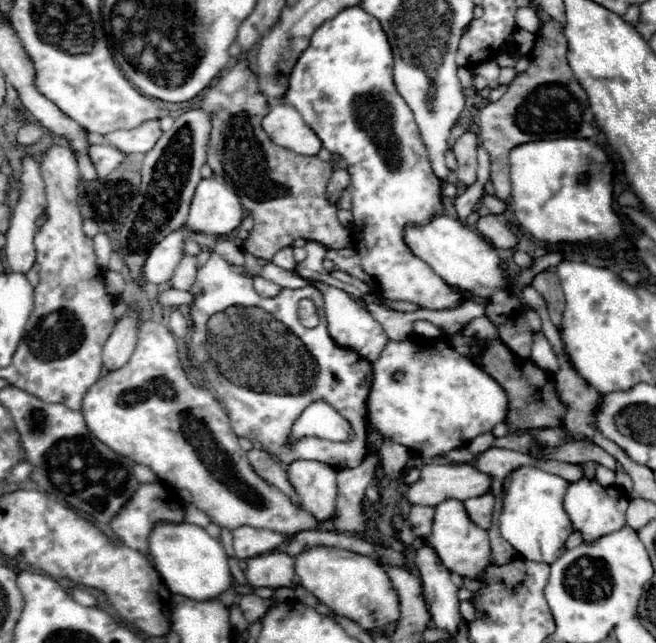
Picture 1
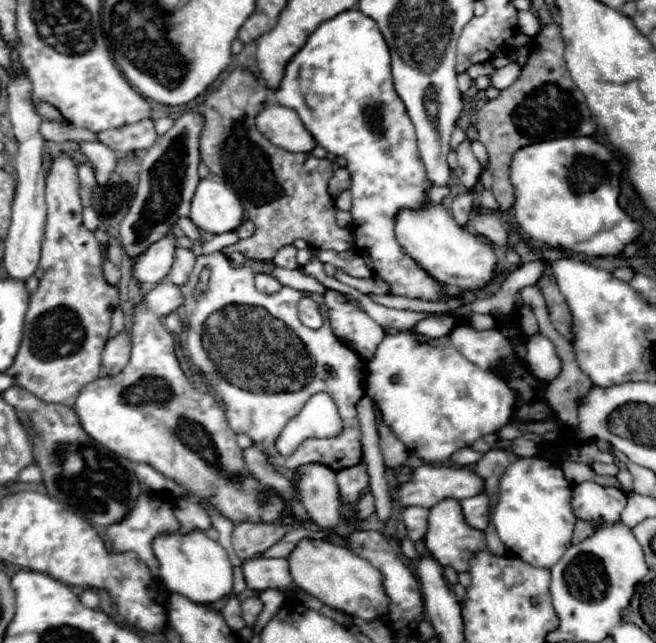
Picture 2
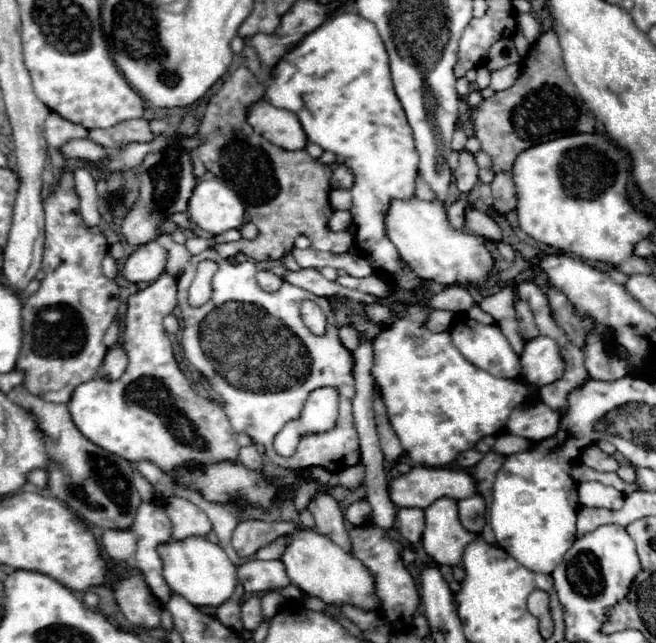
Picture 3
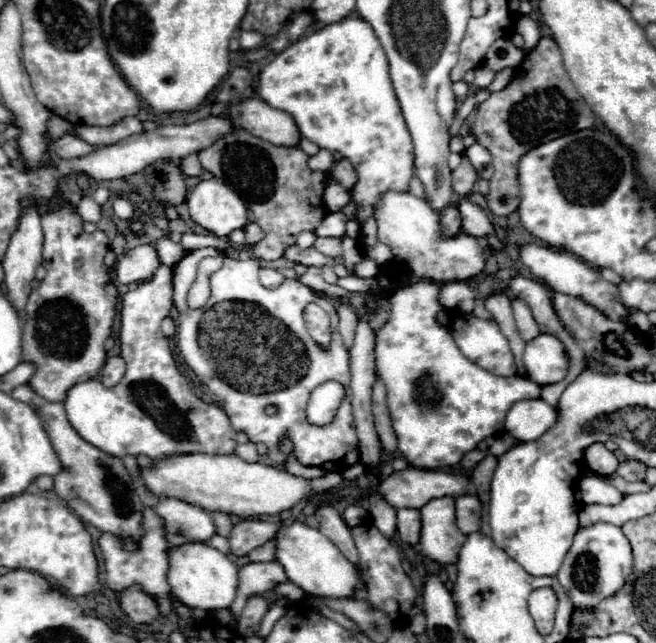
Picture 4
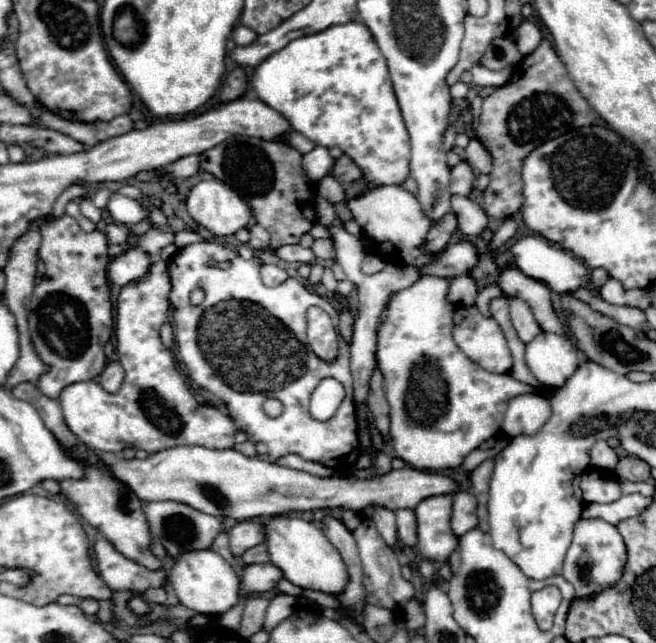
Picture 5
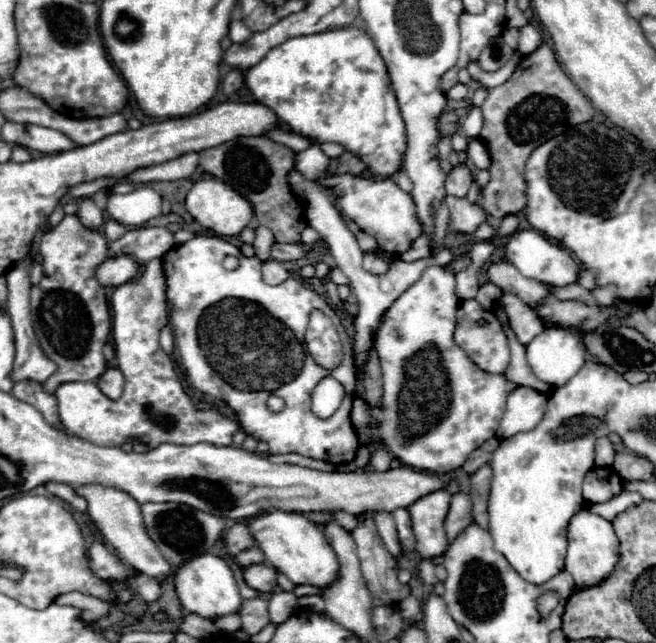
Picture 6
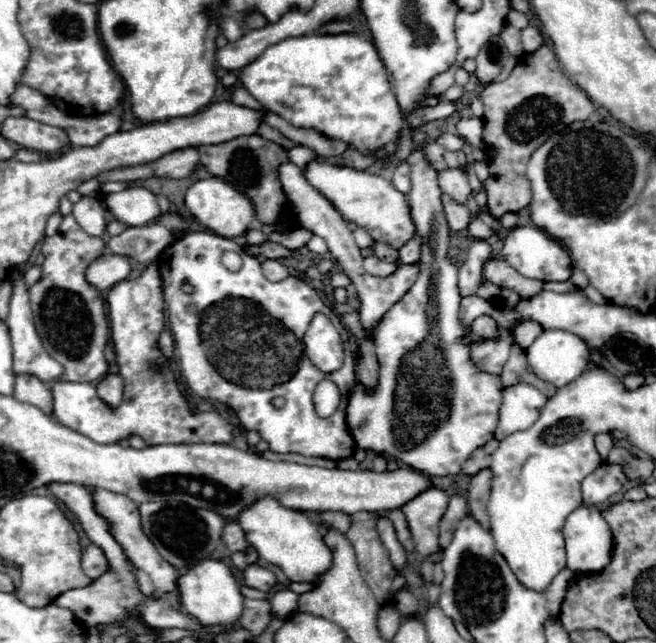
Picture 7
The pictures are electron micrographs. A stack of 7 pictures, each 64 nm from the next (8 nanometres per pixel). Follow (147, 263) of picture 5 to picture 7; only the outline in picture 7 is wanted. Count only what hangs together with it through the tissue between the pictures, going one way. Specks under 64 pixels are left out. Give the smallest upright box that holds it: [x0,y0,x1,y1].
[86,254,130,290]

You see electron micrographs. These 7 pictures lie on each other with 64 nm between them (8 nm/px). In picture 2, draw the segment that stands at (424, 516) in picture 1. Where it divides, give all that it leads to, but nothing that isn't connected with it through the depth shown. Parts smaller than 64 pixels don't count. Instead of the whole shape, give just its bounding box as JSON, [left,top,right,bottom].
[404,506,428,542]

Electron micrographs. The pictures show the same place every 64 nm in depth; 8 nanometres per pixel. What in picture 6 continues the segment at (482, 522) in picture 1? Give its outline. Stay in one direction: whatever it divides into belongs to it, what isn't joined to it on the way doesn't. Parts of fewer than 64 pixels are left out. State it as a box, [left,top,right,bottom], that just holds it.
[446,494,472,542]

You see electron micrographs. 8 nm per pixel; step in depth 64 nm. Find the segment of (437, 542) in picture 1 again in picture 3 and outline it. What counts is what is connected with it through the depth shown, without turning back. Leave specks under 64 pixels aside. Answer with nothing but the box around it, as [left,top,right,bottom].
[422,498,478,566]

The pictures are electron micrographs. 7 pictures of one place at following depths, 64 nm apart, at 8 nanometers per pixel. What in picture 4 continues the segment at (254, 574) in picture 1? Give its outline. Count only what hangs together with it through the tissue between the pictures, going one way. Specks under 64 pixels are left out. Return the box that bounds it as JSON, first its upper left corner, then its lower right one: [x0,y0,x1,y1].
[230,562,286,621]

